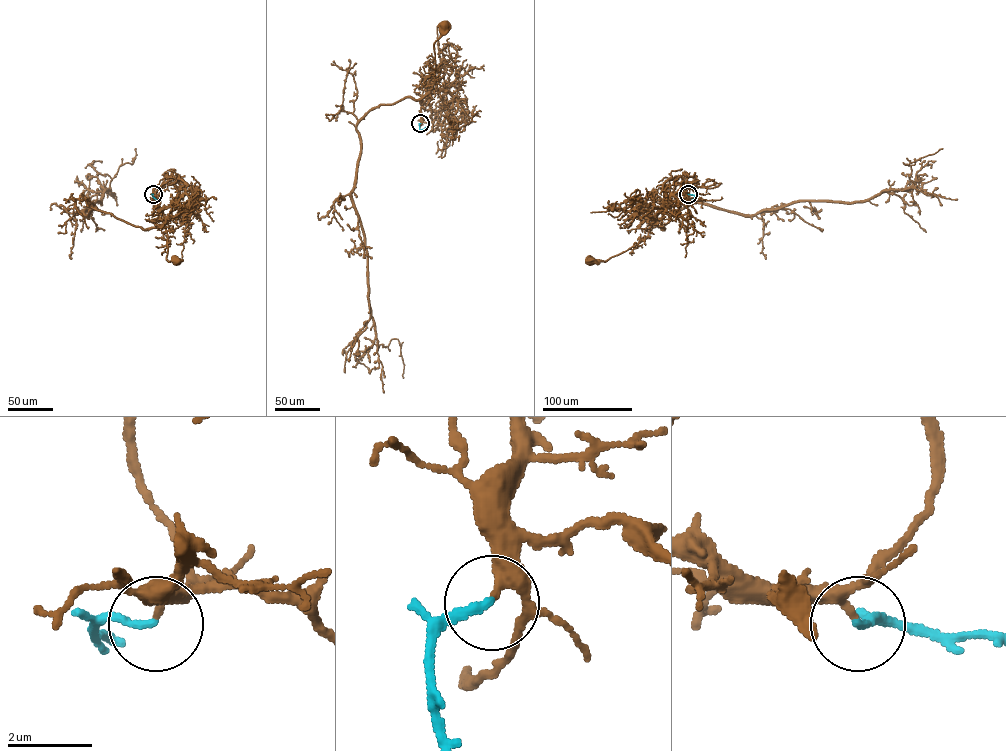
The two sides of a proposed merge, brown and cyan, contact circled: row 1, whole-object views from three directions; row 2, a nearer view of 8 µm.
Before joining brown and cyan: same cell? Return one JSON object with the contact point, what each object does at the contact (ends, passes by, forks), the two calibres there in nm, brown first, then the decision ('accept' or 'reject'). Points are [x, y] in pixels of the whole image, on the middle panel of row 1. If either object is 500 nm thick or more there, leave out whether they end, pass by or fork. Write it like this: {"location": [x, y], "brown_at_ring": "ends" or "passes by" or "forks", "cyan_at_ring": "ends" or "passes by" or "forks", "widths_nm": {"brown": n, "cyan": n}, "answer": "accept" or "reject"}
{"location": [420, 123], "brown_at_ring": "passes by", "cyan_at_ring": "ends", "widths_nm": {"brown": 150, "cyan": 180}, "answer": "accept"}

